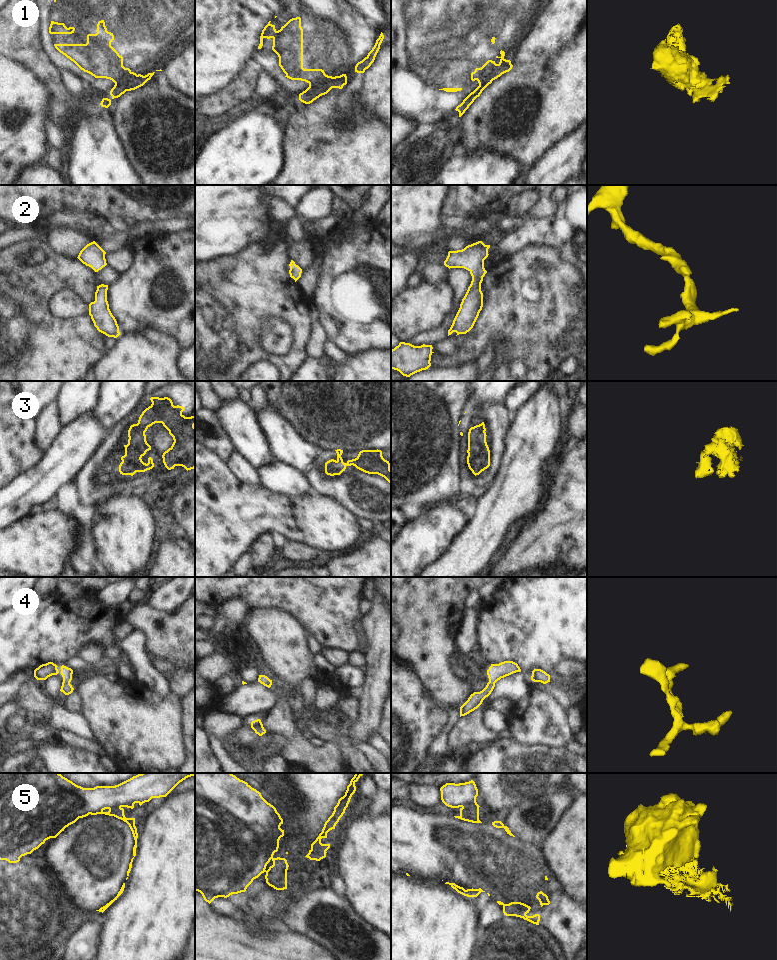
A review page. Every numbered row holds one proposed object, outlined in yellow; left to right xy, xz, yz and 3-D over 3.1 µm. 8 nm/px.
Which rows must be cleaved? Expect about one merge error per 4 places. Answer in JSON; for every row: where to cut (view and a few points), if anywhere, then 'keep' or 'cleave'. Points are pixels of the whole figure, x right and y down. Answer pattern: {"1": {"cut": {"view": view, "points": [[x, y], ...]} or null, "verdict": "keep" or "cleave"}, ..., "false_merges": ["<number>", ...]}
{"1": {"cut": {"view": "xz", "points": [[332, 77], [320, 79], [317, 82], [317, 86]]}, "verdict": "cleave"}, "2": {"cut": null, "verdict": "keep"}, "3": {"cut": {"view": "xy", "points": [[137, 423], [139, 426], [138, 431], [145, 437]]}, "verdict": "cleave"}, "4": {"cut": null, "verdict": "keep"}, "5": {"cut": {"view": "xz", "points": [[317, 842], [321, 845], [320, 856], [322, 858]]}, "verdict": "cleave"}, "false_merges": ["1", "3", "5"]}

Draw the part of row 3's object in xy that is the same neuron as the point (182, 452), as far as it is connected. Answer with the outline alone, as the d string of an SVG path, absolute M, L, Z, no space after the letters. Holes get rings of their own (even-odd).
M151 397L152 404L146 408L139 417L138 425L140 430L138 433L143 434L147 429L155 423L162 423L173 437L172 446L163 453L163 463L168 470L174 469L175 466L182 466L187 471L195 468L195 416L185 417L182 412L184 407L174 406L170 398Z

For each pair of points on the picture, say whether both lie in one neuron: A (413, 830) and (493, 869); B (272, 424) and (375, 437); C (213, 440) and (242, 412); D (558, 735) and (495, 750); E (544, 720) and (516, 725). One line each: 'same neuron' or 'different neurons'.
A: same neuron
B: different neurons
C: different neurons
D: different neurons
E: same neuron

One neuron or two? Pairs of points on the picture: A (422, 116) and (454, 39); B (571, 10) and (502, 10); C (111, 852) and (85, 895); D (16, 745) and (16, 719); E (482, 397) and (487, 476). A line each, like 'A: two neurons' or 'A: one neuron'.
A: one neuron
B: two neurons
C: one neuron
D: two neurons
E: one neuron

